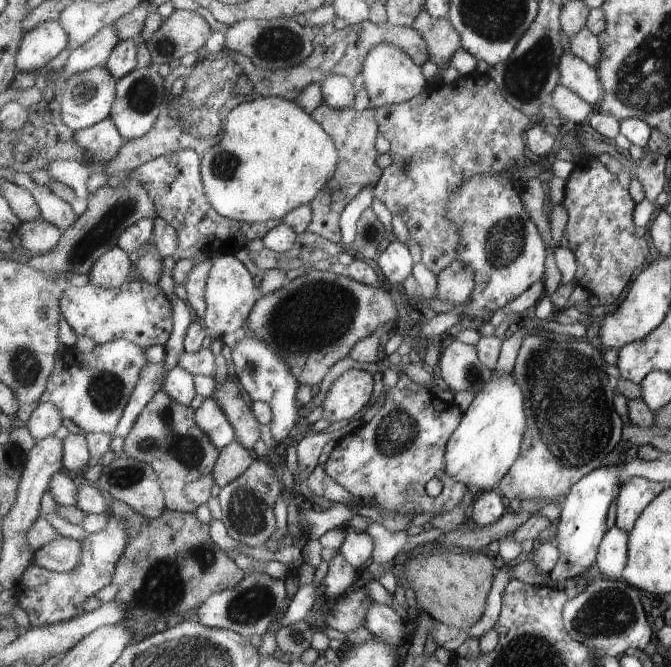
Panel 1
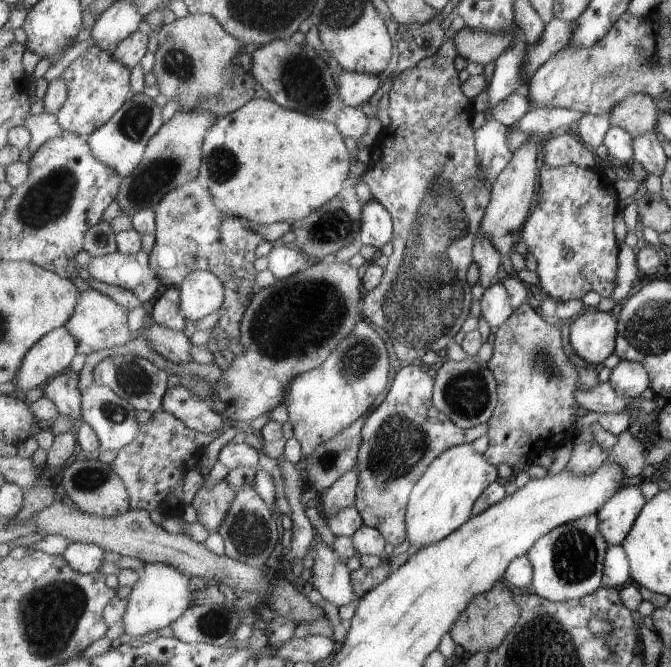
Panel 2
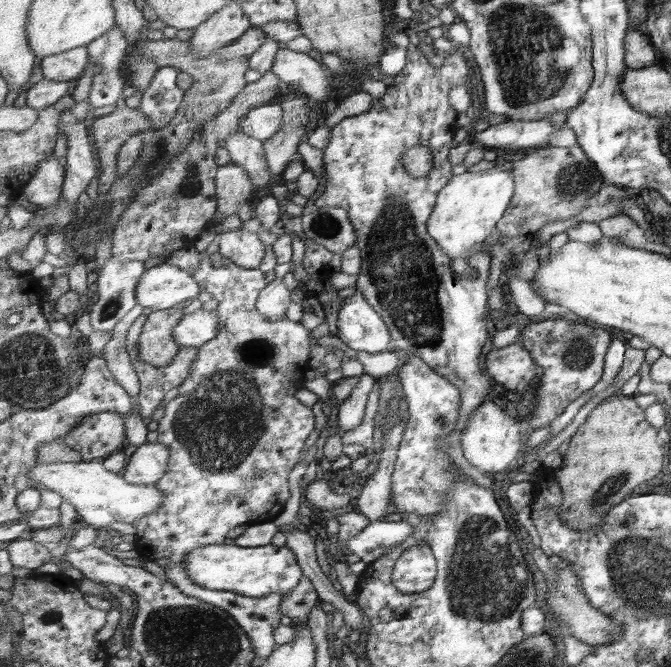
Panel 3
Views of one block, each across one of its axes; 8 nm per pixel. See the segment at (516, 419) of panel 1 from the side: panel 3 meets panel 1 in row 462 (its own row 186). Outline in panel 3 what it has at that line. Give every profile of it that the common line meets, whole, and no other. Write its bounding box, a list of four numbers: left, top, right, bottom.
[428,164,515,258]

